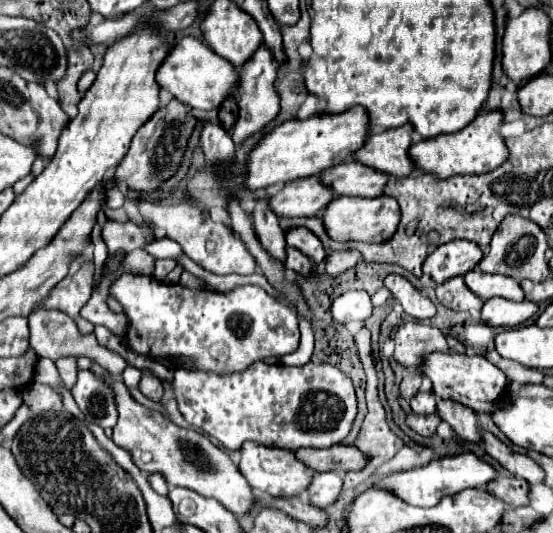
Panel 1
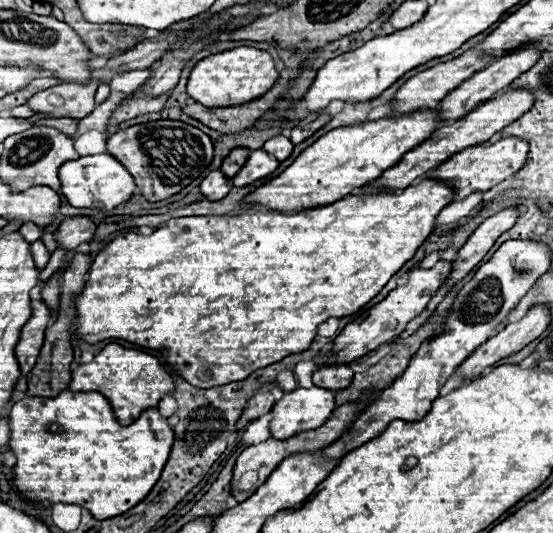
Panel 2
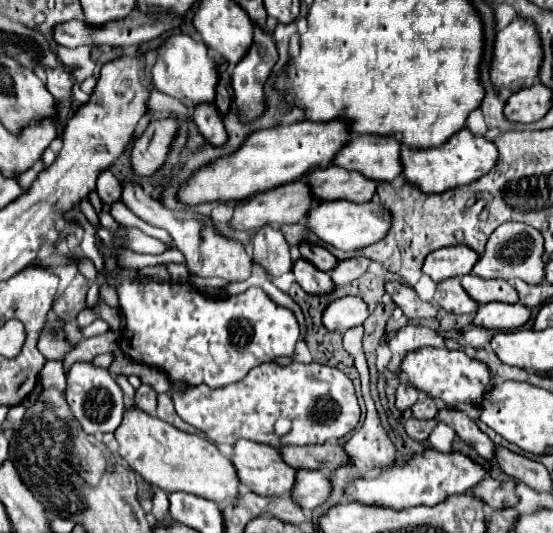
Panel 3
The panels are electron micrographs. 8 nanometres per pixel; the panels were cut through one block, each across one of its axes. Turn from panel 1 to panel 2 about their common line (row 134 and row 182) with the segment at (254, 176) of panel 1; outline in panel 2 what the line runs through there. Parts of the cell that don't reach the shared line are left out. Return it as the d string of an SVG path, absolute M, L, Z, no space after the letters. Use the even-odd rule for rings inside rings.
M418 110L398 118L380 118L374 122L344 126L326 132L314 144L304 148L298 158L276 178L268 180L254 192L250 192L244 202L266 206L276 212L300 212L302 208L318 208L320 204L332 204L340 196L352 194L354 188L376 180L384 168L400 162L404 152L412 150L420 140L426 140L438 126L434 110Z

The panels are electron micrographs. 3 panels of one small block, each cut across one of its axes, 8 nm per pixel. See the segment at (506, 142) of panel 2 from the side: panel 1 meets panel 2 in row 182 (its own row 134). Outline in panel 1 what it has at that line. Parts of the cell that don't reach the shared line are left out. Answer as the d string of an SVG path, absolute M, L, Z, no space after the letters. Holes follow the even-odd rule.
M480 112L474 122L470 122L464 130L458 130L456 134L446 134L434 140L420 140L418 144L414 142L408 148L408 156L418 170L434 174L438 180L446 180L458 174L460 176L484 174L498 168L508 158L508 148L502 136L498 134L500 126L502 126L500 112Z

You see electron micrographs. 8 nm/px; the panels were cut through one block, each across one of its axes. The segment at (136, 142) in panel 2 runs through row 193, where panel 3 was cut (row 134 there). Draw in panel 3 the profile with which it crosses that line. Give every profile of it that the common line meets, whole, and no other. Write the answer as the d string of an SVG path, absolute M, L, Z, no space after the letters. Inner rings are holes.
M176 118L152 120L146 126L146 130L136 138L130 154L130 164L136 176L152 176L164 166L178 134L178 126L180 122Z

